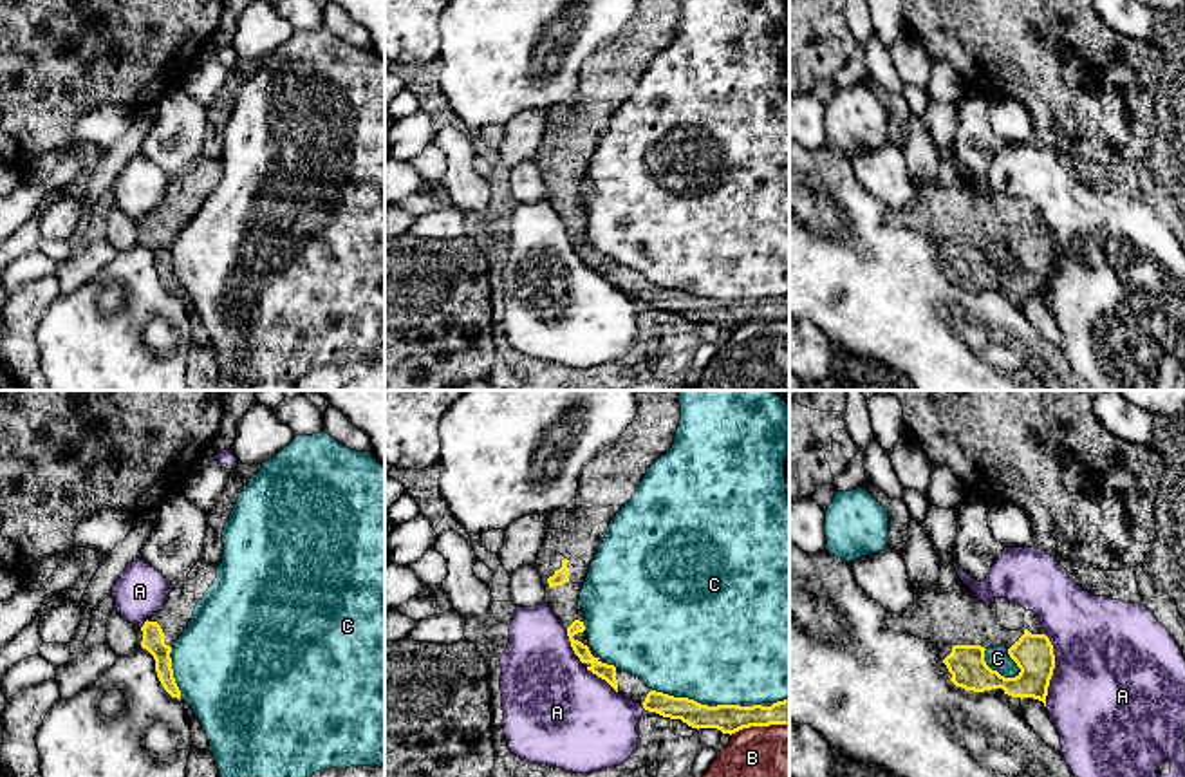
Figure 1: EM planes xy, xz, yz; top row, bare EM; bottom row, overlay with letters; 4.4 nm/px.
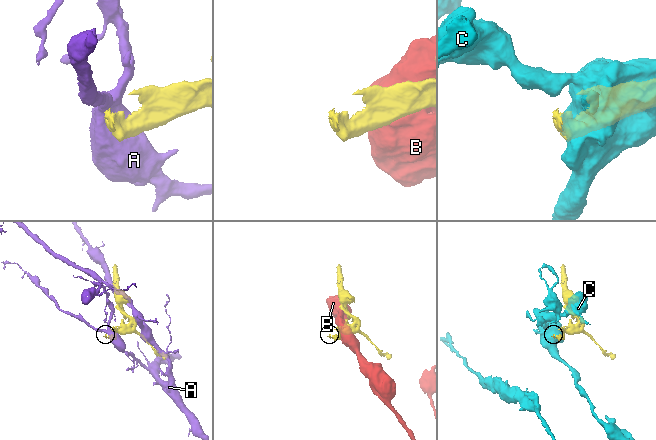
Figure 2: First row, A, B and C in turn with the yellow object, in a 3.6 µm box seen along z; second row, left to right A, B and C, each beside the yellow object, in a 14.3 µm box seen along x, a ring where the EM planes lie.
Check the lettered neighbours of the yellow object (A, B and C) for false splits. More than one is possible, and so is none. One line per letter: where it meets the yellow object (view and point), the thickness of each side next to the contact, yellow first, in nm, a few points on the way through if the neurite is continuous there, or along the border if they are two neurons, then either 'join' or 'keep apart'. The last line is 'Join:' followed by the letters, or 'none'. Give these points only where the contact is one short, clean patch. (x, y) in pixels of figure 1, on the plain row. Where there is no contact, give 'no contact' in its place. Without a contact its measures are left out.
A: meets yellow in yz at (1054, 262); 180 nm thick on the yellow side, 500 nm on the other; keep apart
B: meets yellow in xz at (759, 320); 130 nm thick on the yellow side, 480 nm on the other; keep apart
C: meets yellow in yz at (996, 266); 180 nm thick on the yellow side, 110 nm on the other; keep apart
Join: none

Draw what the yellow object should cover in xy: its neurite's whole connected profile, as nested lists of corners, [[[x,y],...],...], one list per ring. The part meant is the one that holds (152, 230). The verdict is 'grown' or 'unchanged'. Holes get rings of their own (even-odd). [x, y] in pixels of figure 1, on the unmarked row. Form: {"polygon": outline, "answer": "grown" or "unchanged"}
{"polygon": [[[181,183],[173,184],[157,208],[135,220],[137,240],[154,251],[161,280],[177,295],[181,295],[181,286],[173,273],[170,248],[179,231],[188,224],[197,197],[195,188]]], "answer": "grown"}

